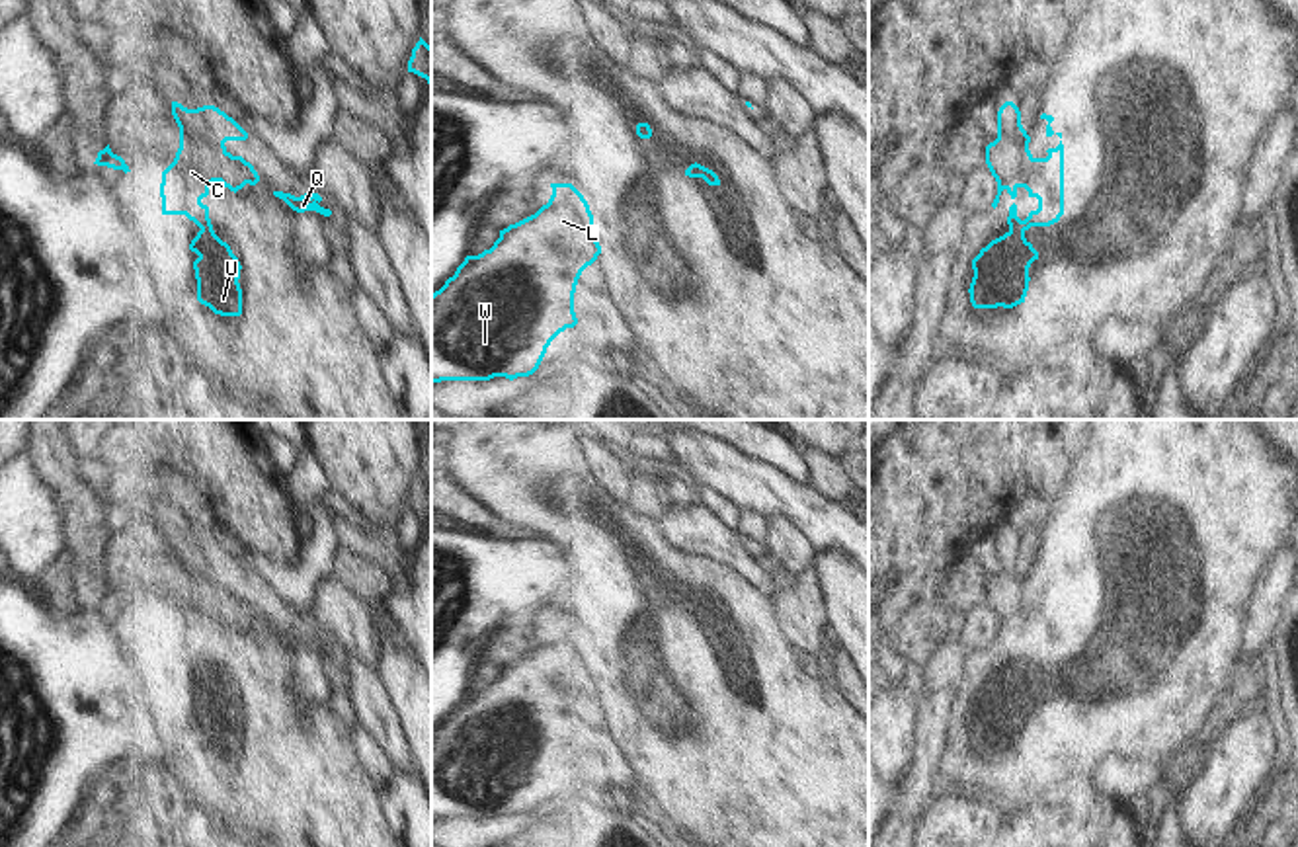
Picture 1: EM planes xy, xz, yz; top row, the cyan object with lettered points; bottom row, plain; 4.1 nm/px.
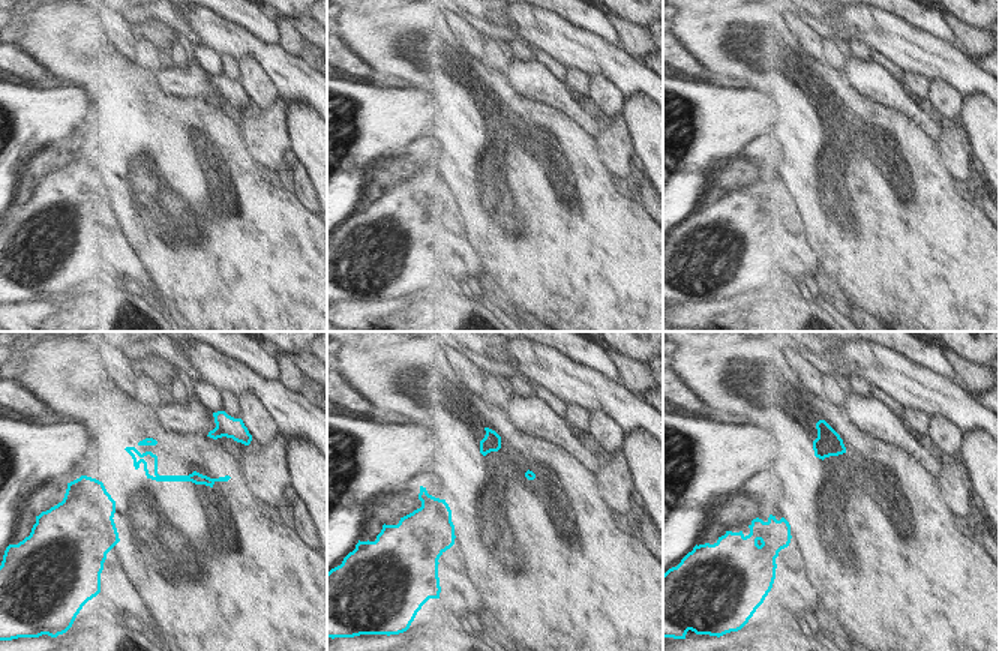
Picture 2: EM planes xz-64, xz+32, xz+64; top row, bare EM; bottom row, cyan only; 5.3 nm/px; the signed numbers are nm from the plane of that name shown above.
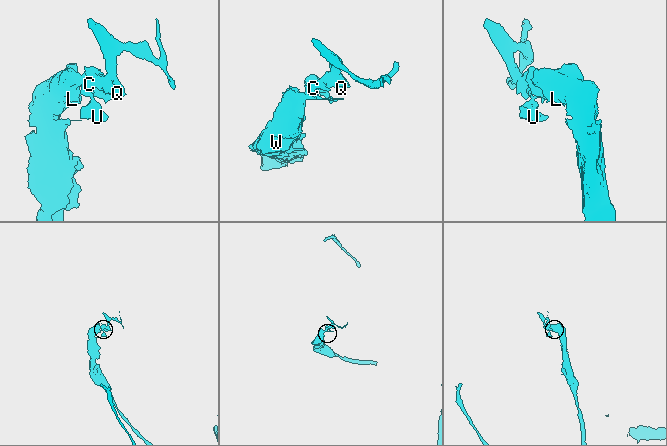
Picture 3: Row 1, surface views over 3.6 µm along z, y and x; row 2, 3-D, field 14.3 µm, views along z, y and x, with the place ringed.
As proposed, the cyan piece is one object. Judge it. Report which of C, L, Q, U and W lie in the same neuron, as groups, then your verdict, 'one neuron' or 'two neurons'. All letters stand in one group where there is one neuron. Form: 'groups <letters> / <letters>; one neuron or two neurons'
groups C L Q W / U; two neurons

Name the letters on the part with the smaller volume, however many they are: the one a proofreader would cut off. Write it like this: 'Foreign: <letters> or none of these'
Foreign: U

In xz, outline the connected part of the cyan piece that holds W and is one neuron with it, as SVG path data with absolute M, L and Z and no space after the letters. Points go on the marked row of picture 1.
M550 183L552 195L535 215L500 230L490 250L466 256L455 275L431 295L431 383L490 381L533 375L550 342L578 324L574 293L582 271L601 254L588 201L572 183Z

